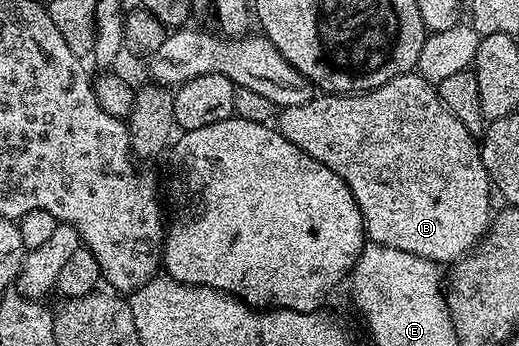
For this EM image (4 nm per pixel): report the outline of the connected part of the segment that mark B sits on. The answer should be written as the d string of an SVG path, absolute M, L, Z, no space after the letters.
M419 72L402 74L376 89L362 94L341 96L321 93L319 96L313 96L306 104L285 106L278 114L278 129L282 136L286 136L286 140L290 140L290 144L302 148L302 152L306 152L314 160L326 164L326 168L333 170L348 185L364 217L364 233L368 242L398 248L402 252L410 252L414 256L429 258L437 264L445 264L444 262L452 264L463 258L464 255L475 251L489 231L488 190L490 194L490 183L486 168L480 159L480 147L477 139L470 132L466 132L466 128L462 128L462 120L458 120L458 116L451 114L442 104L437 87L426 81Z

